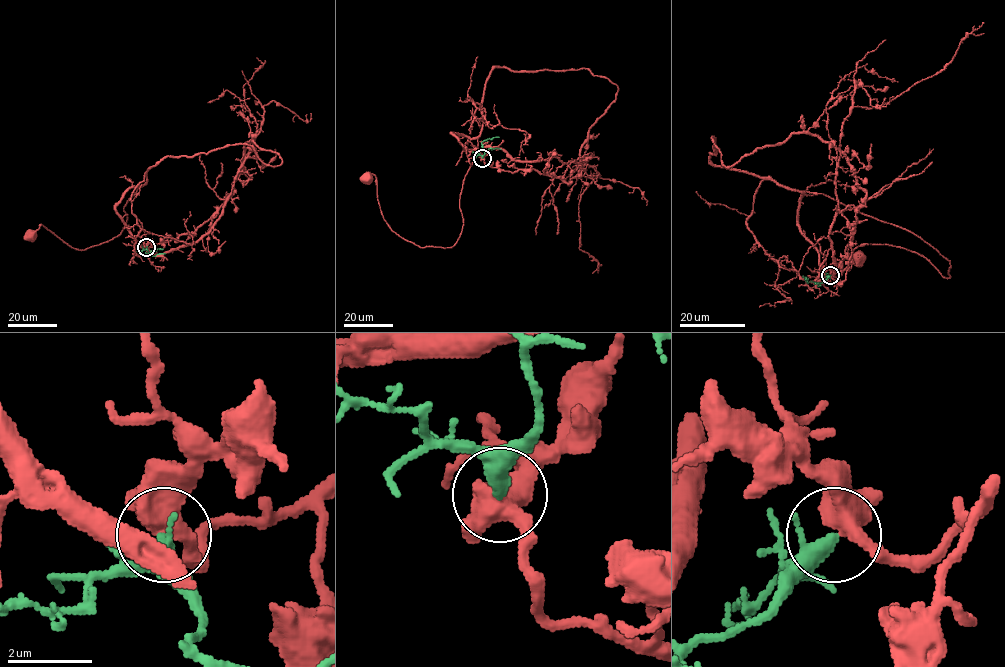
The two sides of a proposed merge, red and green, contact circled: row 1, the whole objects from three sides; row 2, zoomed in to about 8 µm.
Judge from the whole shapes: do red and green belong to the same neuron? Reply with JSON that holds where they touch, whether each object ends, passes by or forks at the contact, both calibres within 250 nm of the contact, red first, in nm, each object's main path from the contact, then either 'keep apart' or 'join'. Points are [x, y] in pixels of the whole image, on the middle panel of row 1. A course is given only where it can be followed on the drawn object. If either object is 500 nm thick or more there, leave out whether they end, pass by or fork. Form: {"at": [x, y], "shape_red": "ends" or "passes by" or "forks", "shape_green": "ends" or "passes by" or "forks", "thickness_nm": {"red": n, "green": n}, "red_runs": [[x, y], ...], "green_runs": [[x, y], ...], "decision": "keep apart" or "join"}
{"at": [482, 158], "thickness_nm": {"red": 500, "green": 300}, "red_runs": [[482, 158], [569, 184], [582, 165], [452, 134], [477, 147], [444, 248], [391, 229], [367, 178]], "green_runs": [[482, 158], [482, 142], [499, 137]], "decision": "keep apart"}

